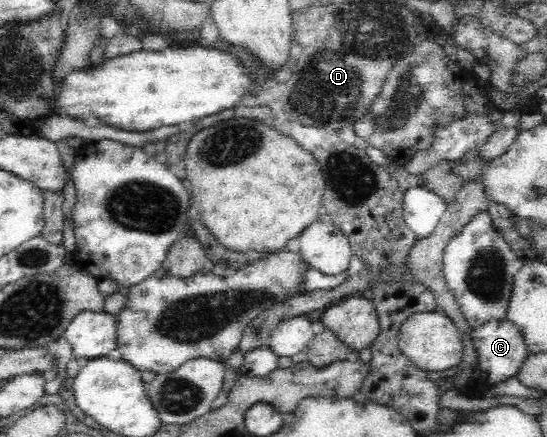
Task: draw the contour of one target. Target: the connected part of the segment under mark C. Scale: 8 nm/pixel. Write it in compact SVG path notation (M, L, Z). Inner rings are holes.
M509 319L489 320L483 322L483 326L471 328L472 343L479 359L481 380L495 385L516 377L525 360L530 356L529 347L525 345L523 335L518 326Z

